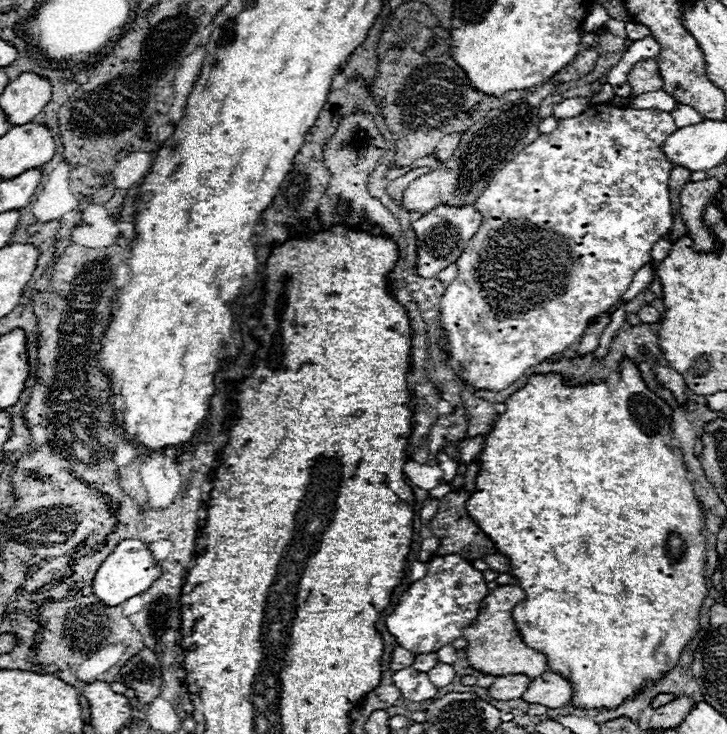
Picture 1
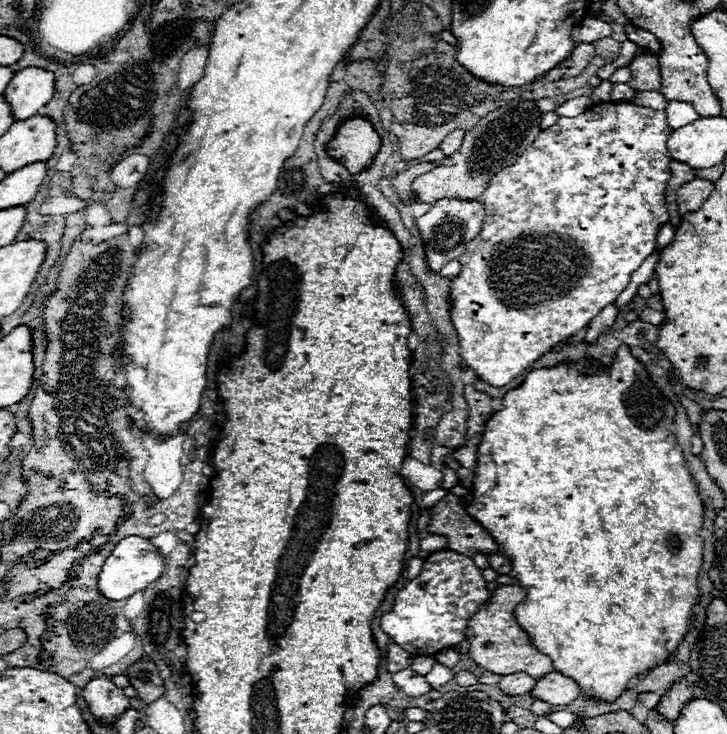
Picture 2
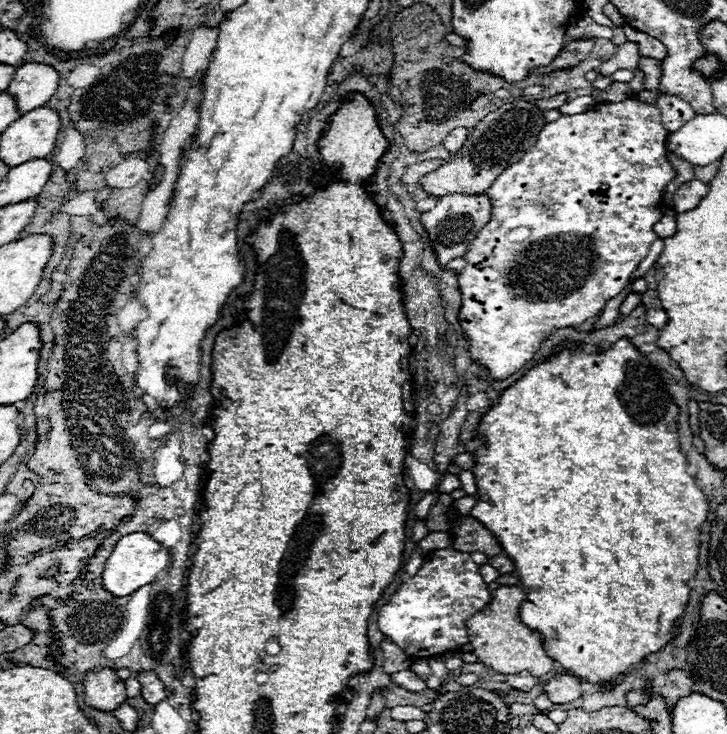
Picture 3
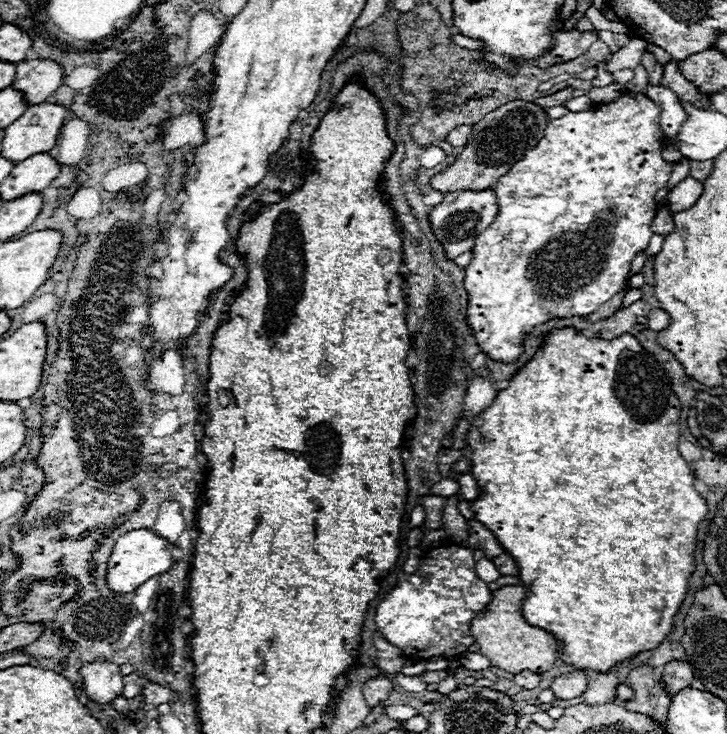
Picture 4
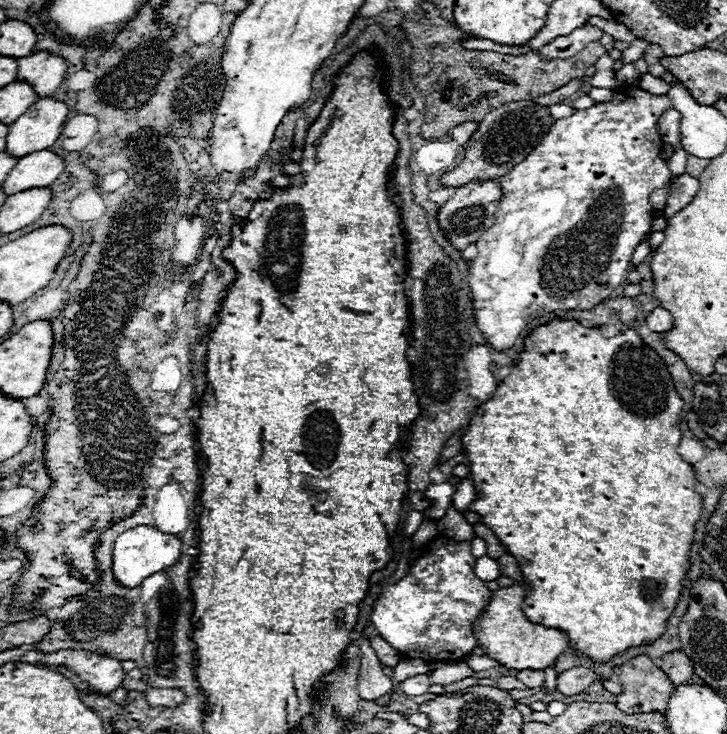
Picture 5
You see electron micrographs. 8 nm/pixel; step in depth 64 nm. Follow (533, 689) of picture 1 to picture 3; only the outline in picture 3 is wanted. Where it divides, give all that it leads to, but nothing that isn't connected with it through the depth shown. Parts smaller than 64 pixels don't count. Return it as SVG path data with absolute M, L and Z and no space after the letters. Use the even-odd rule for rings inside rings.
M556 674L544 684L544 694L554 704L568 704L582 696L582 682L572 674Z

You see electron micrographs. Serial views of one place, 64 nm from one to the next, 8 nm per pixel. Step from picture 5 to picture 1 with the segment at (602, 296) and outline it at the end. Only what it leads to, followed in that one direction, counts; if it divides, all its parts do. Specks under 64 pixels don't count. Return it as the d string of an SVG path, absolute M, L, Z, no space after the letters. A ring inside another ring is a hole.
M596 104L594 108L588 108L576 118L560 120L558 128L552 134L540 134L512 162L508 162L502 170L494 174L490 186L484 190L484 194L474 204L474 208L482 214L482 224L478 232L468 240L464 252L460 254L456 262L458 276L452 284L446 286L446 292L440 302L440 314L438 314L438 322L444 330L444 336L438 340L438 346L448 354L446 358L448 366L454 370L454 374L464 384L468 384L470 388L492 390L492 392L508 388L530 366L556 358L566 348L570 348L574 342L578 342L580 336L586 332L586 326L594 318L604 314L610 306L614 306L616 300L628 290L634 274L652 260L650 258L652 246L660 238L672 232L674 216L672 216L672 206L670 206L668 180L670 180L670 172L674 166L666 160L660 148L670 136L670 132L674 132L674 128L676 128L674 118L668 112L614 108L608 104Z

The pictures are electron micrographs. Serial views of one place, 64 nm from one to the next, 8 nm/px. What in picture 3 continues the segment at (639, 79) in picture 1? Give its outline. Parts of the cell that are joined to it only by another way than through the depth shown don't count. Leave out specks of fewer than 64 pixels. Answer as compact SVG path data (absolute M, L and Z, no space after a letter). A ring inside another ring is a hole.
M642 56L642 58L640 58L640 62L638 62L638 70L644 74L644 88L646 88L646 90L656 92L656 90L658 90L656 82L660 80L660 74L662 74L660 62L656 62L656 58Z

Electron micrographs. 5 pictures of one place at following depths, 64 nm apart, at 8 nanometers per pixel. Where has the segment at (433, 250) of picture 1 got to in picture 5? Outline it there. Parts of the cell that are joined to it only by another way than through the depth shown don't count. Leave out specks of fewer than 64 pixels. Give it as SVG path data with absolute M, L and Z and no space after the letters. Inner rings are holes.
M492 180L474 182L474 184L462 186L462 188L456 188L454 196L450 196L450 200L444 202L438 210L438 226L456 250L464 250L472 242L476 242L478 236L482 236L482 232L486 232L494 224L492 216L496 214L500 200L502 200L500 186L498 186L498 182L492 182Z

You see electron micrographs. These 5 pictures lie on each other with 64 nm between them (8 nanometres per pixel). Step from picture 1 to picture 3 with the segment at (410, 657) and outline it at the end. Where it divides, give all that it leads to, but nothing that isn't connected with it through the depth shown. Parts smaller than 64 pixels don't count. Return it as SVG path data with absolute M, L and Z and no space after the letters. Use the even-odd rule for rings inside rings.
M382 642L382 652L384 652L384 672L386 674L394 674L400 670L406 670L410 666L410 656L406 652L402 652L402 648L398 648L392 642Z

